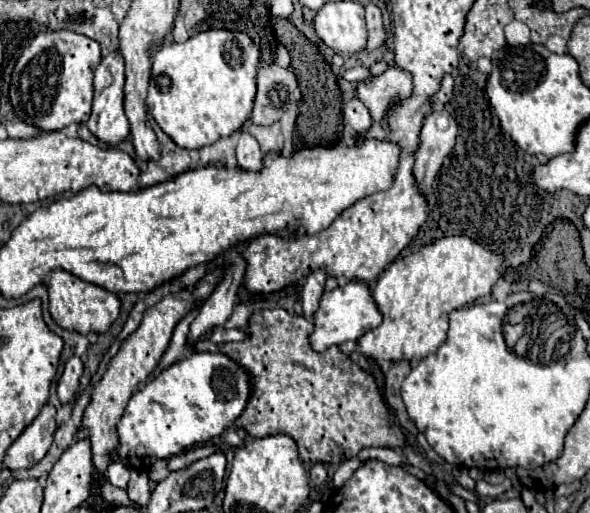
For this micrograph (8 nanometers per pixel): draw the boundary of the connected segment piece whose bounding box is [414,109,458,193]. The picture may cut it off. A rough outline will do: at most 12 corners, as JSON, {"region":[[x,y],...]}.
{"region":[[446,109],[424,119],[414,177],[426,193],[452,151],[458,125]]}

